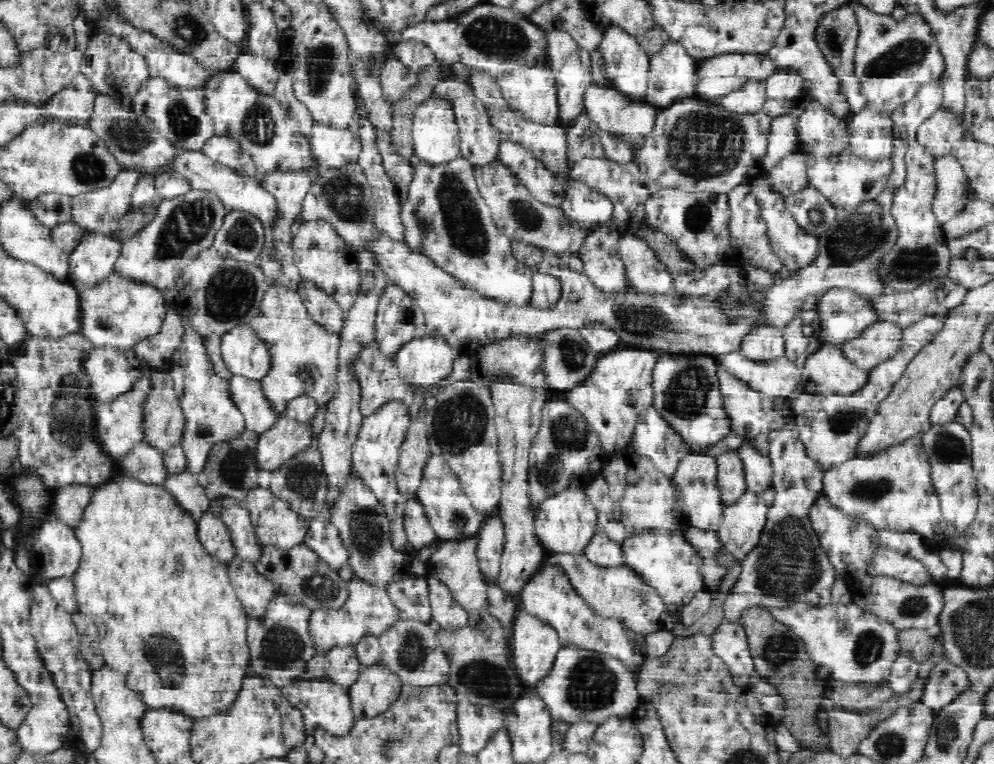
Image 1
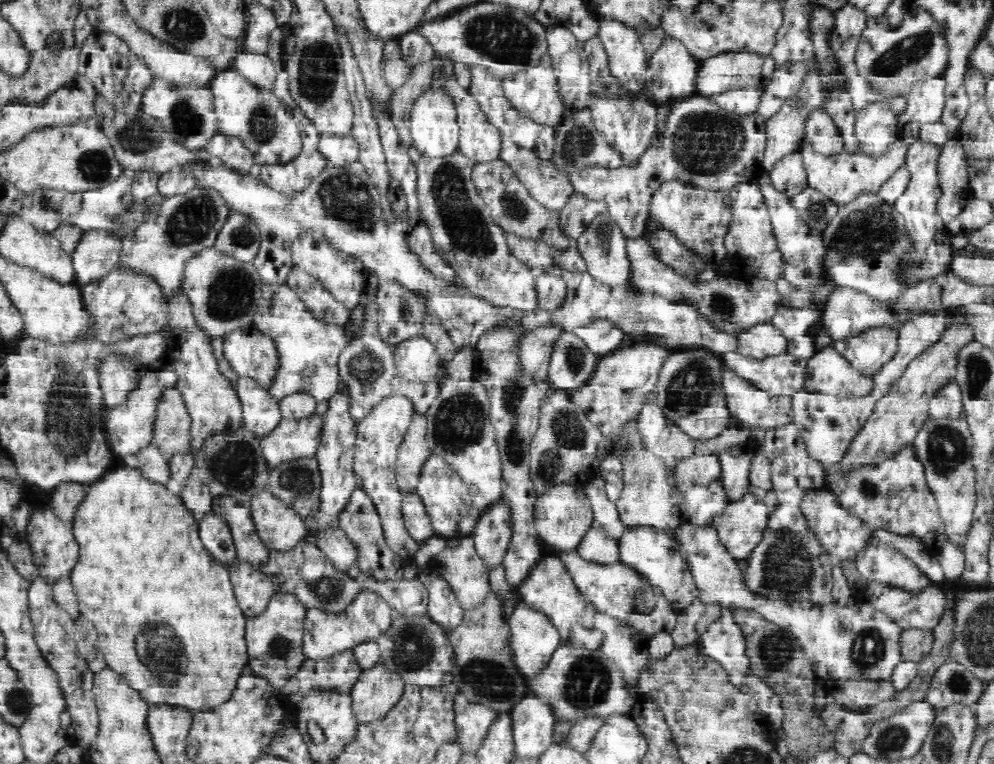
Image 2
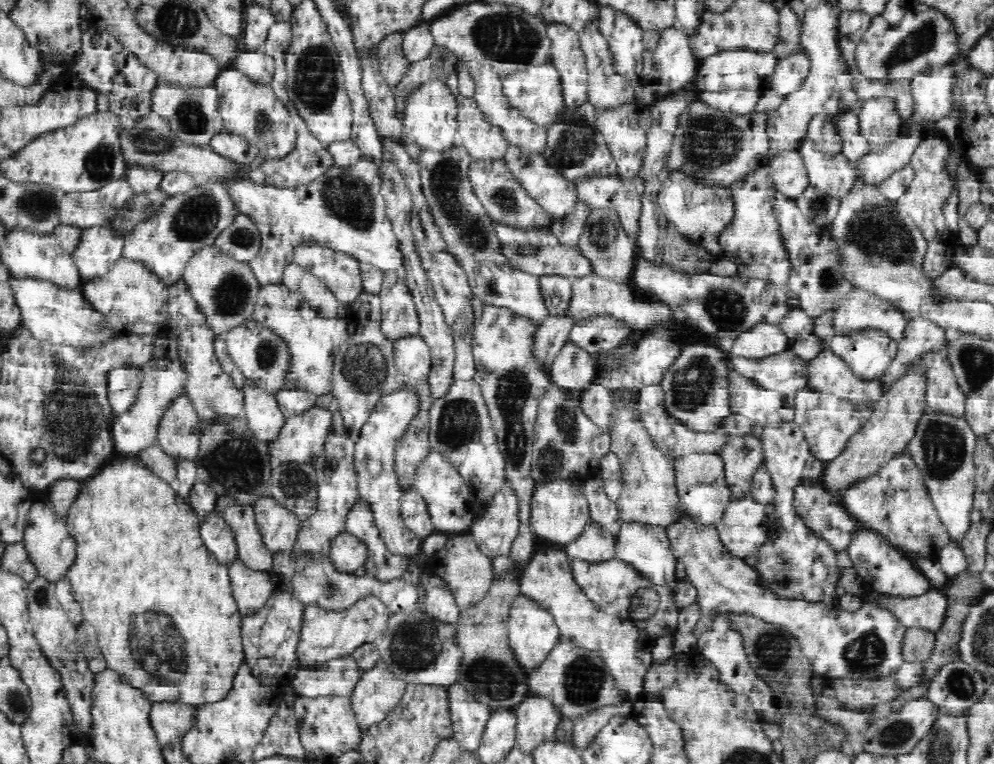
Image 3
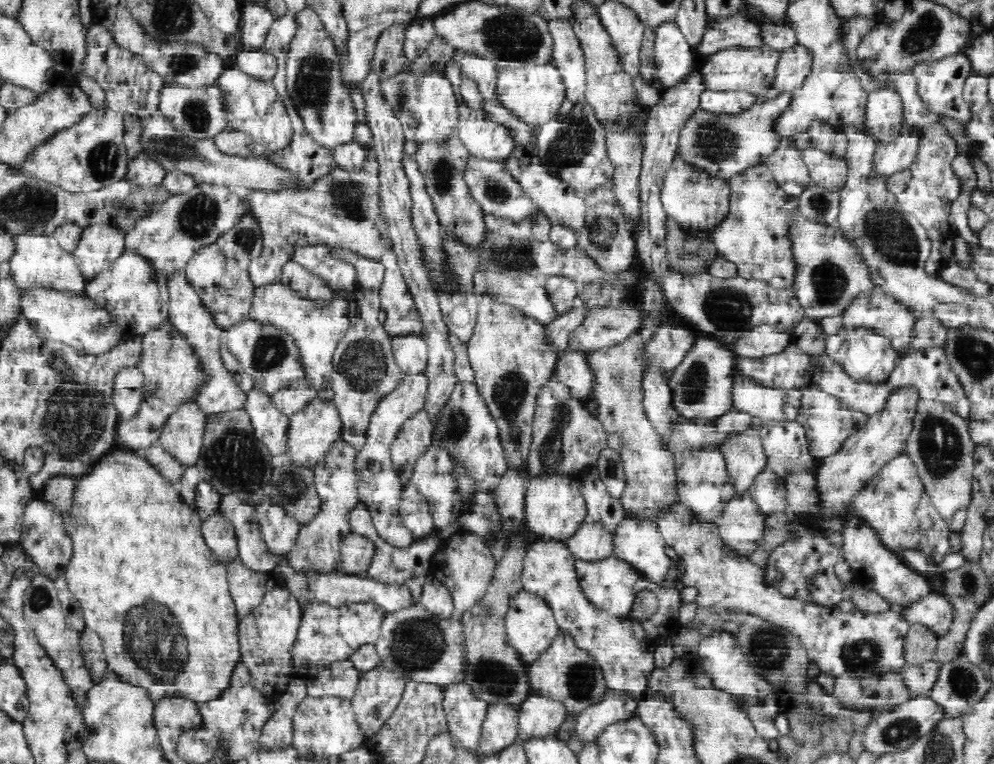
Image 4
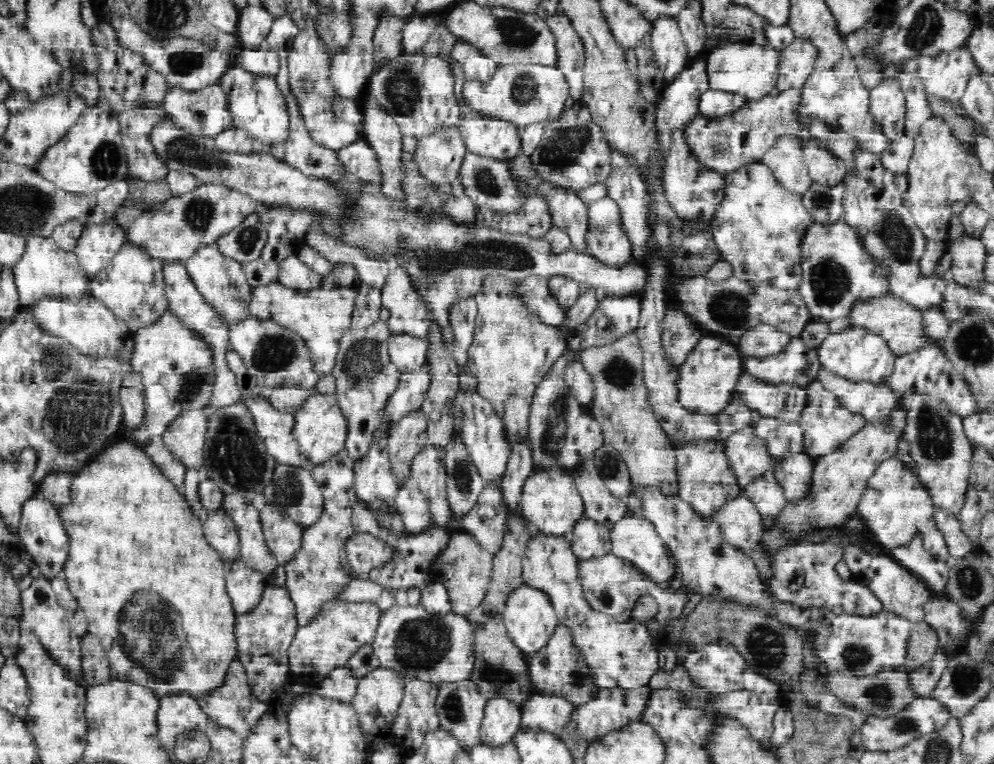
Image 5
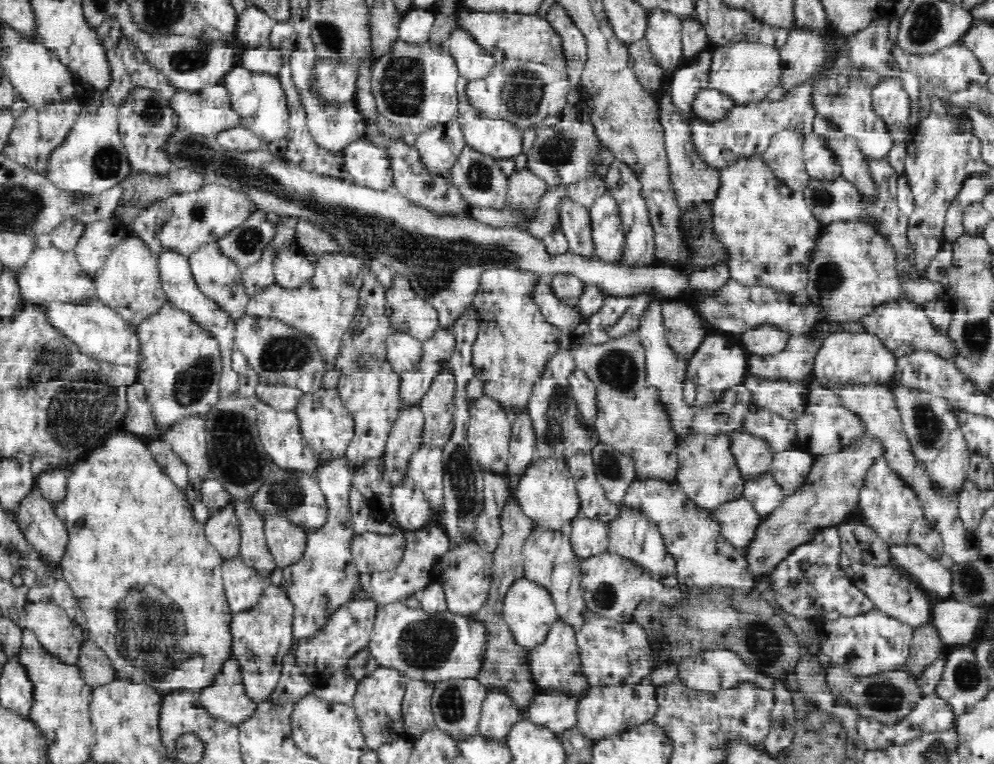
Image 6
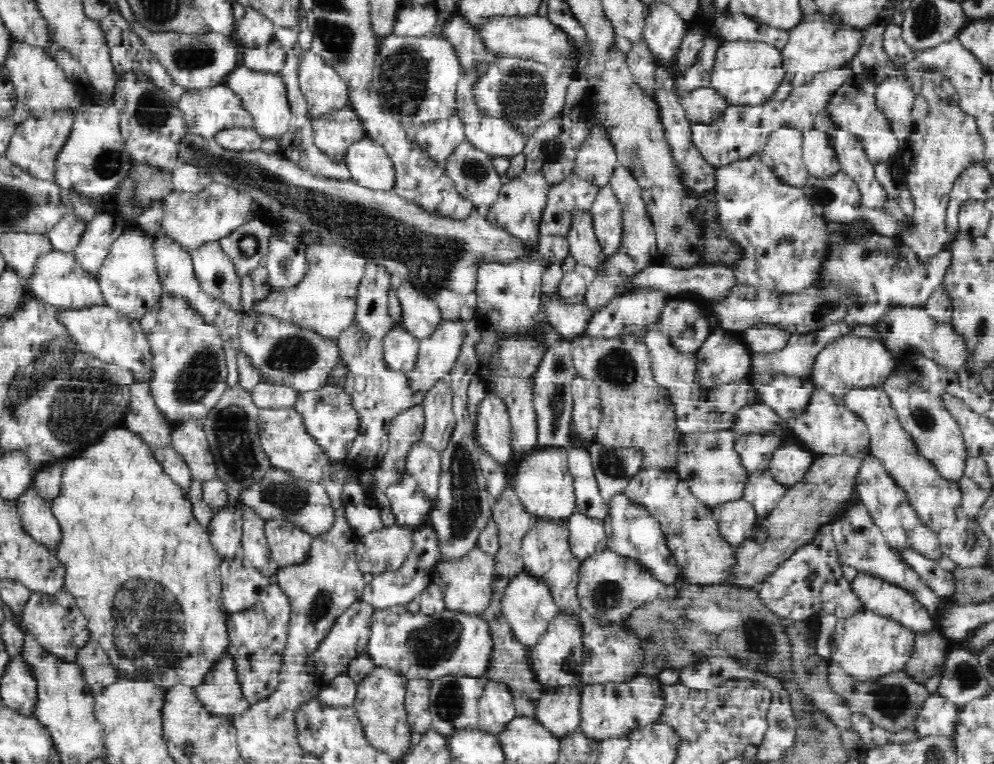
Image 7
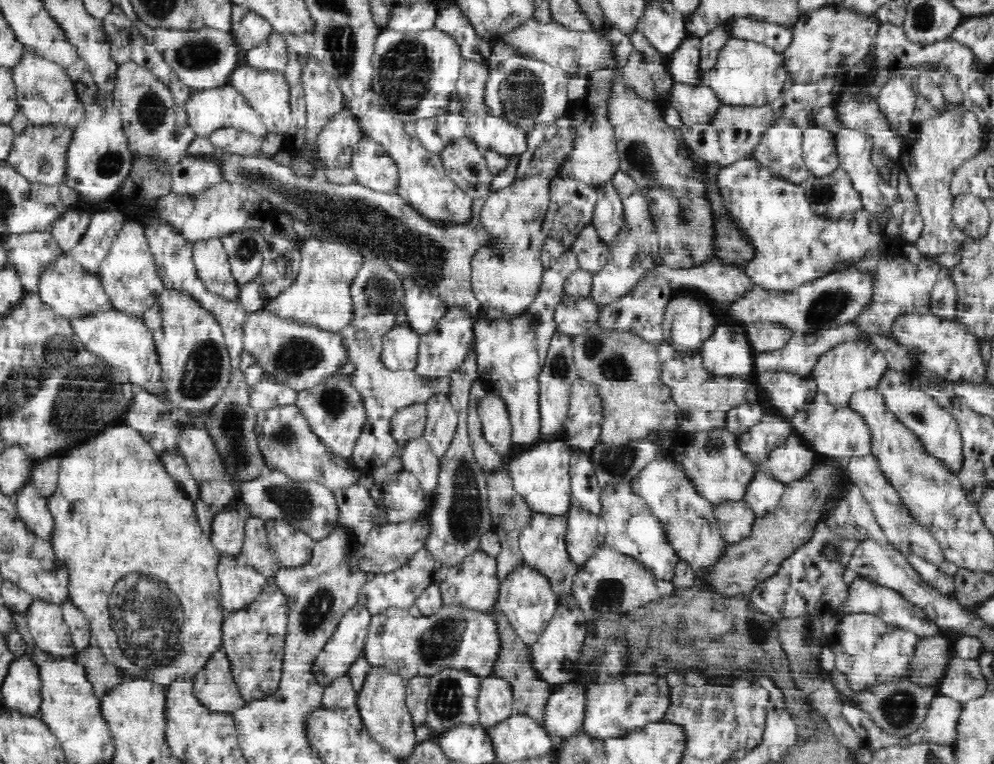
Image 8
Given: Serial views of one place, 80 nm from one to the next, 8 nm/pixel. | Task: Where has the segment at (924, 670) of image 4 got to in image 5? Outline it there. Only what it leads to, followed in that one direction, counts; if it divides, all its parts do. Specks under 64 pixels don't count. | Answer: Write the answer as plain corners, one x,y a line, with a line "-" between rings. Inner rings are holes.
939,650
935,658
929,660
922,666
906,670
910,683
910,688
917,696
928,697
940,680
945,669
945,664
949,661
945,657
943,650

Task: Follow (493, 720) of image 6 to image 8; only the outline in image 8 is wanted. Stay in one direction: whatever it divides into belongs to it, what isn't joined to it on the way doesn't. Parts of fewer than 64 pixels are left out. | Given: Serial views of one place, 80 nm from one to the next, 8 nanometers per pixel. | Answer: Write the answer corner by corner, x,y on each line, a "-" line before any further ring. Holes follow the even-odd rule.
484,677
477,700
478,726
494,728
516,712
513,705
512,687
501,678

